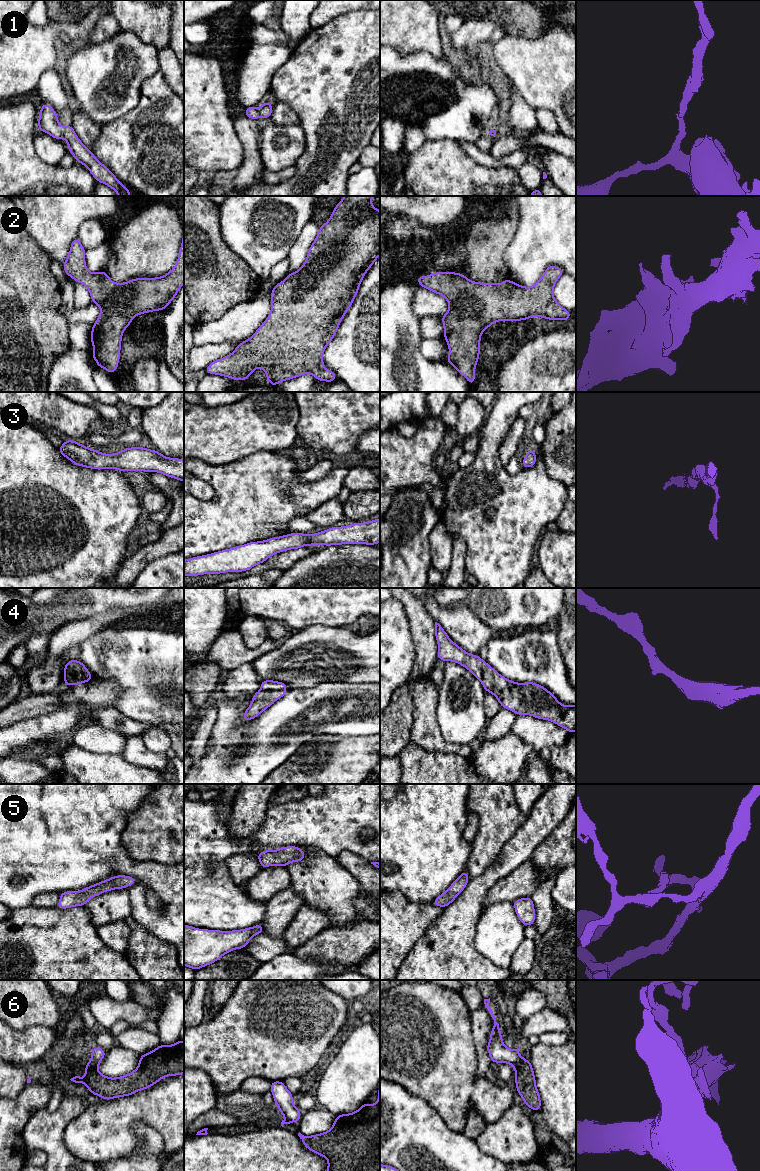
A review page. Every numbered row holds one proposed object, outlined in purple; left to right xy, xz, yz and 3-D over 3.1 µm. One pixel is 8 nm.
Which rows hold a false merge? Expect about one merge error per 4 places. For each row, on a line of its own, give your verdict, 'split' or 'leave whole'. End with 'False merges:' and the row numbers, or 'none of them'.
1: leave whole
2: leave whole
3: leave whole
4: leave whole
5: leave whole
6: split
False merges: 6

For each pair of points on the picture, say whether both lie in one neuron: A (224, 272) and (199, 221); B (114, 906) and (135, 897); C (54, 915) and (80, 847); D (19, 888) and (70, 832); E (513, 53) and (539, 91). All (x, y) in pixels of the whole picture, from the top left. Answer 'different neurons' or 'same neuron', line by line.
A: same neuron
B: different neurons
C: different neurons
D: same neuron
E: same neuron

